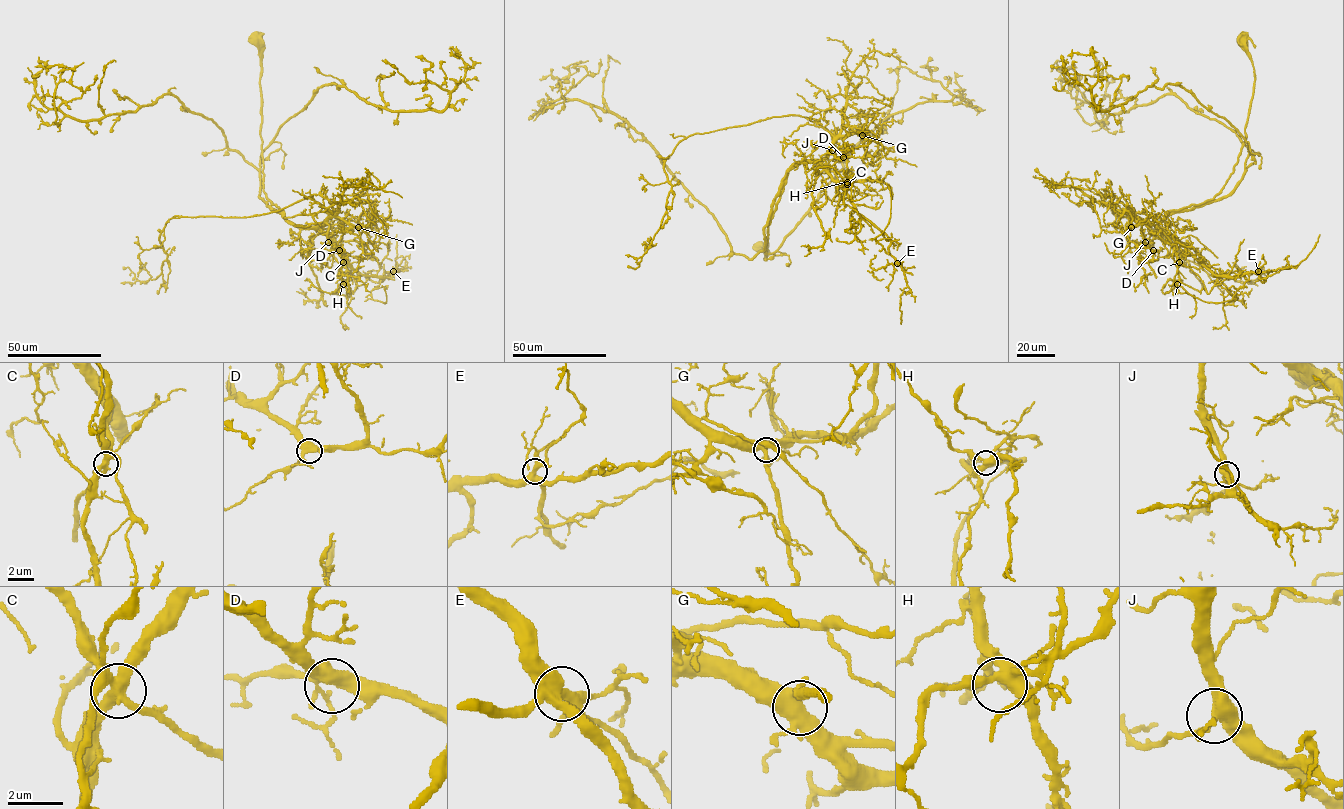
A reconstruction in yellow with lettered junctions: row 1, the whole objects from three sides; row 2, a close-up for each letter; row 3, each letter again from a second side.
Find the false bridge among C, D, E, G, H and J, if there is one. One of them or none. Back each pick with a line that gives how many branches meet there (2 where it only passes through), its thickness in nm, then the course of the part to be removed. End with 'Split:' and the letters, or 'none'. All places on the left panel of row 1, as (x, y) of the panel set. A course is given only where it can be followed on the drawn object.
C: branches 4; calibre 440 nm; course (343, 262), (339, 218), (310, 197), (251, 216), (174, 216), (160, 233), (162, 272), (140, 282), (122, 268)
Split: C

